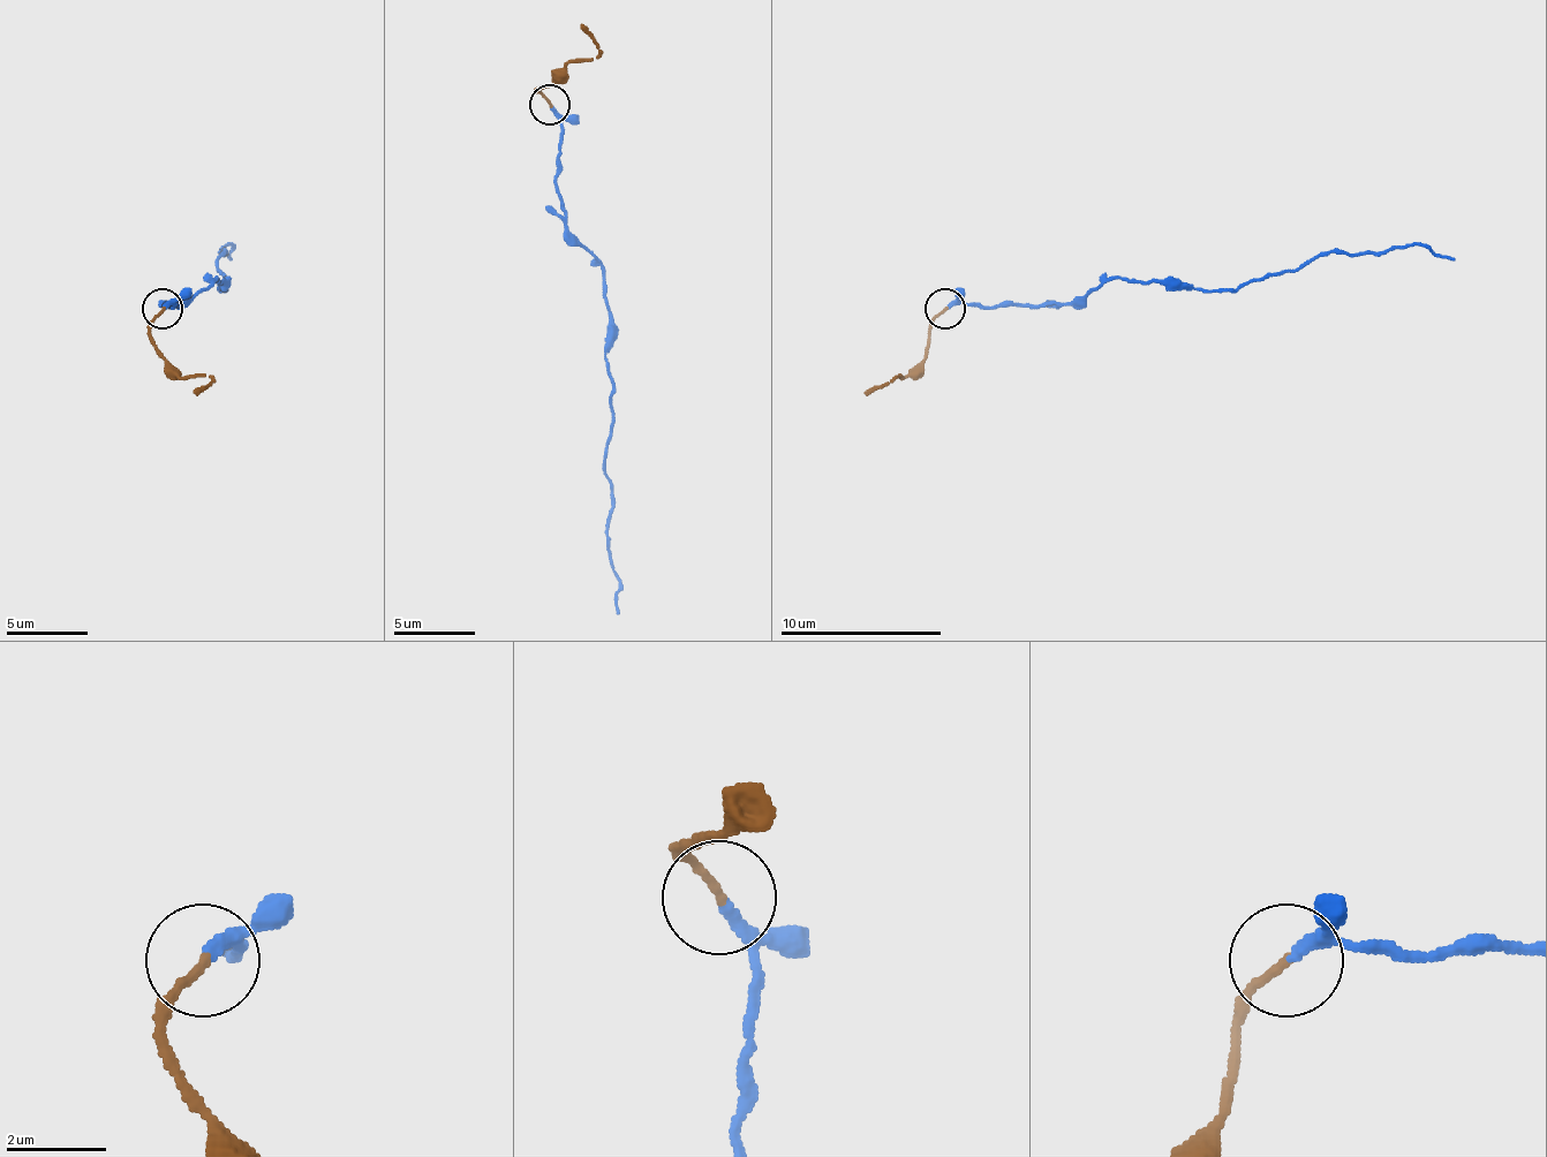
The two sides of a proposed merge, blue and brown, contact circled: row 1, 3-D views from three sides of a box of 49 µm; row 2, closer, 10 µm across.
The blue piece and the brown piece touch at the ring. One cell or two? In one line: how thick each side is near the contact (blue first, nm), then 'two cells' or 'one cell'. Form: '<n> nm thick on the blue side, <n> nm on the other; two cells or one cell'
240 nm thick on the blue side, 170 nm on the other; one cell

